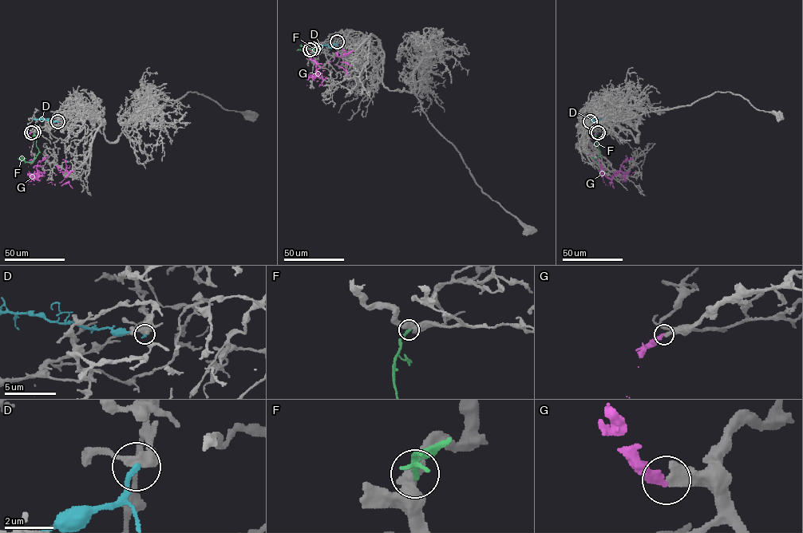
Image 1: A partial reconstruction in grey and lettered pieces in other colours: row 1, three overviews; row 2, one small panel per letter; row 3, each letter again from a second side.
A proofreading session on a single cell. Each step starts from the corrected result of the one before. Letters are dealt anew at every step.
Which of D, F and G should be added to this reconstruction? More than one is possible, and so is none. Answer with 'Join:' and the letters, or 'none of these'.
Join: G

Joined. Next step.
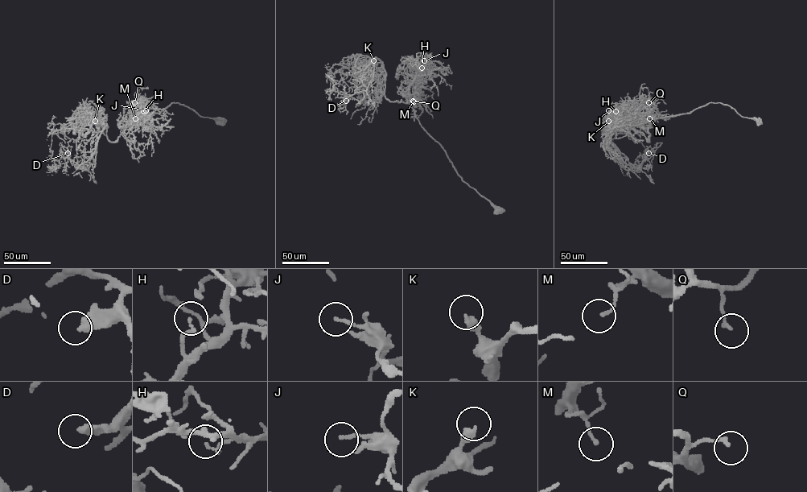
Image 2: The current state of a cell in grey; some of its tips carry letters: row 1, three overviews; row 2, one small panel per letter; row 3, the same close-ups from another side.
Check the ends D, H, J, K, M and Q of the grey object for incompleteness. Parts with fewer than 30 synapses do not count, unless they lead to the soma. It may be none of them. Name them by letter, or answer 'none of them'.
none of them

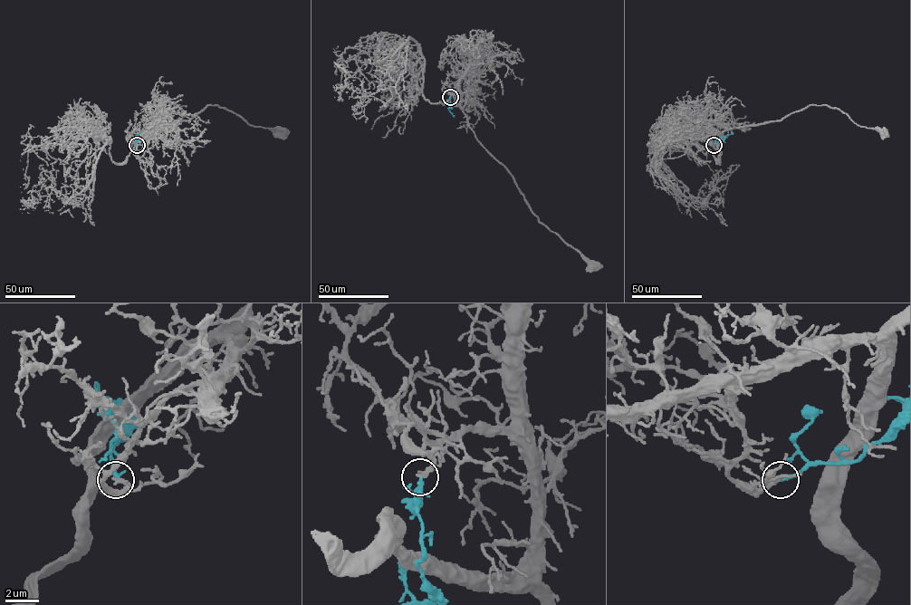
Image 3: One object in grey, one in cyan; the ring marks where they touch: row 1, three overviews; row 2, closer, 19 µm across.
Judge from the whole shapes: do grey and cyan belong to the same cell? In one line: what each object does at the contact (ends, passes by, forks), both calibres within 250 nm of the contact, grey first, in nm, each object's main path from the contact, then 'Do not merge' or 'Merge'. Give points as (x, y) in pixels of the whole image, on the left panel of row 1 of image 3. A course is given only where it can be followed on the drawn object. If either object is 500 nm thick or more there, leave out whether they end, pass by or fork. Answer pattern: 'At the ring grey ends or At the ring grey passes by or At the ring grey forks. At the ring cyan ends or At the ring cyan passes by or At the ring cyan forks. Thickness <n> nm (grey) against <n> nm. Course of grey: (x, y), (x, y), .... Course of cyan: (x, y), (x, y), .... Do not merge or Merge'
At the ring grey ends. At the ring cyan passes by. Thickness 260 nm (grey) against 140 nm. Course of grey: (137, 145), (148, 129), (187, 121), (208, 104), (225, 108), (252, 125), (268, 128), (280, 134). Course of cyan: (137, 145), (138, 139), (134, 137), (140, 132). Merge

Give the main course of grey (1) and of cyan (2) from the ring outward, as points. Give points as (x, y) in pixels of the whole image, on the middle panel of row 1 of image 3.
1: (450, 97), (449, 92), (459, 95), (460, 106), (476, 139), (508, 170), (530, 210), (593, 268)
2: (450, 97), (451, 107), (447, 109), (454, 116)

